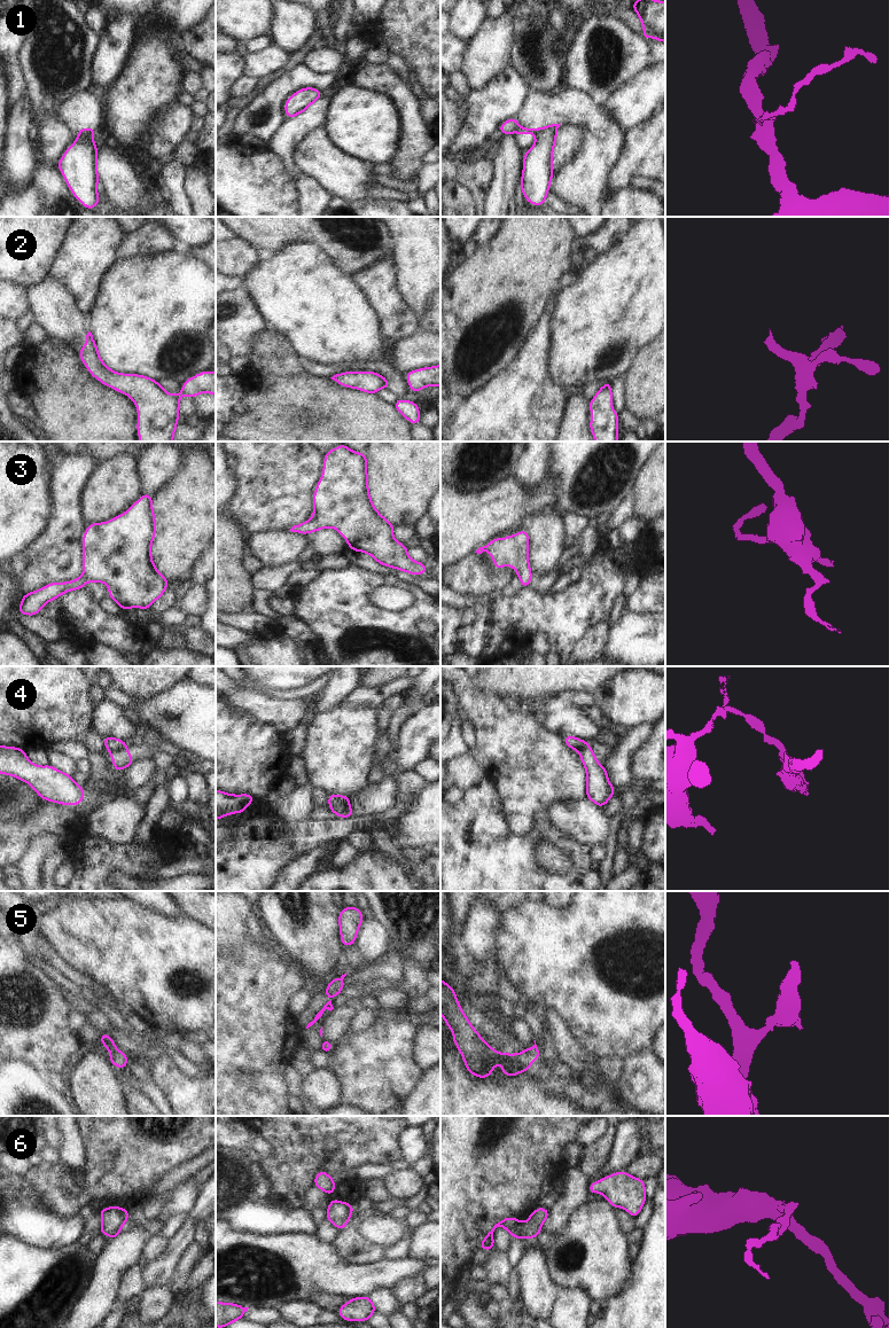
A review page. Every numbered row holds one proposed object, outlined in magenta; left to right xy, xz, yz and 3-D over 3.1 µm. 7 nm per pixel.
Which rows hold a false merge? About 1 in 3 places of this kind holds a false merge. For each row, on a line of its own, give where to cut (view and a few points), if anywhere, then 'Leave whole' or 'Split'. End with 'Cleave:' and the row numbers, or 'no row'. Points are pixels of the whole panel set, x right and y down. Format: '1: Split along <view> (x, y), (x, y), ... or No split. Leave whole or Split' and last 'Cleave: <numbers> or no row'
1: Split along yz (537, 130), (536, 139). Split
2: Split along xz (384, 380), (387, 387). Split
3: No split. Leave whole
4: Split along xy (126, 745), (116, 749), (111, 755). Split
5: No split. Leave whole
6: No split. Leave whole
Cleave: 1, 2, 4.

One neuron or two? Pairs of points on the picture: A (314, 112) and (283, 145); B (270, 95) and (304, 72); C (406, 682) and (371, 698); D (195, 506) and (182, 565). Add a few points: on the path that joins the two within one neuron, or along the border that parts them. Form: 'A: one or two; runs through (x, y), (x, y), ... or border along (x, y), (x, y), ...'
A: one; runs through (306, 120), (290, 137)
B: one; runs through (278, 92), (296, 79)
C: one; runs through (397, 686), (380, 694)
D: one; runs through (187, 521), (182, 533), (182, 551)

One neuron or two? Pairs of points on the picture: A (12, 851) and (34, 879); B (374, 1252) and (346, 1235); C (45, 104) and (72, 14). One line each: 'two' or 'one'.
A: two
B: one
C: one

